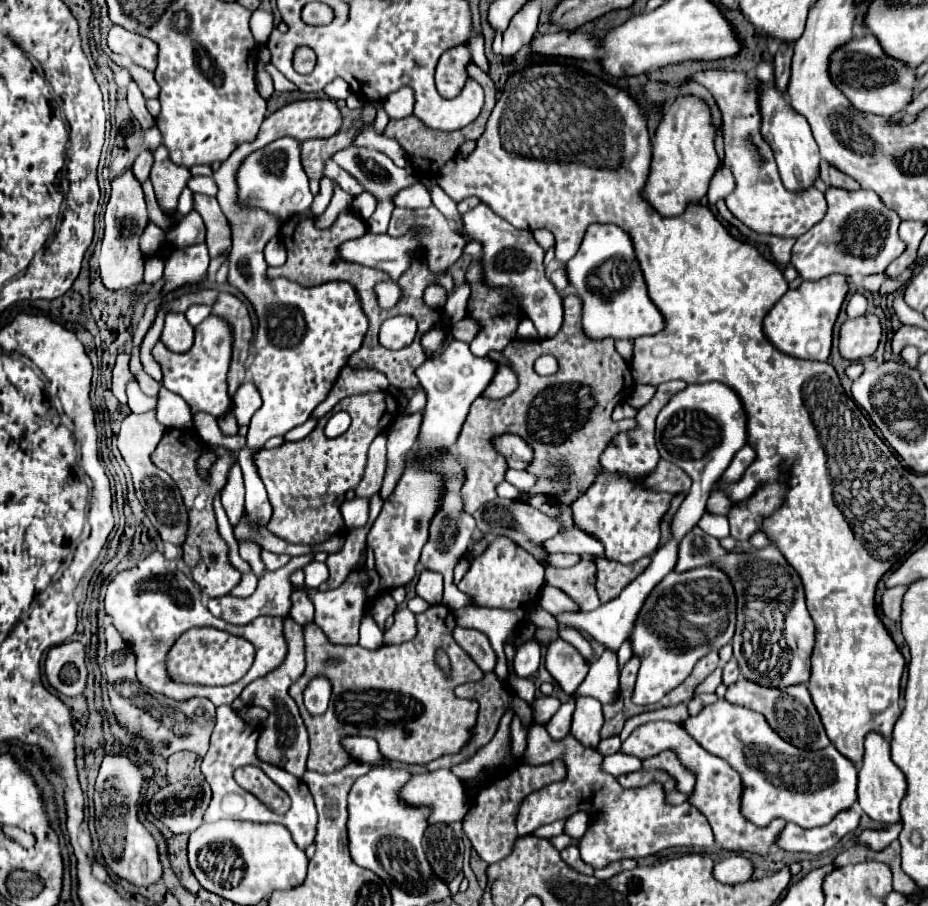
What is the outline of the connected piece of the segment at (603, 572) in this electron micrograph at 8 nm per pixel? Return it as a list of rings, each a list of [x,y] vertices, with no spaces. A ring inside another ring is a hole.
[[[600,557],[596,561],[598,573],[596,573],[596,591],[602,603],[608,603],[610,599],[616,599],[622,589],[632,583],[646,567],[650,565],[650,557],[642,557],[632,565],[622,565],[618,561]]]

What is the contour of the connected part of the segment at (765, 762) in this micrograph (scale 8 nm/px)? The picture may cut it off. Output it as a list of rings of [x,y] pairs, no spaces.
[[[726,699],[716,701],[714,705],[704,707],[696,717],[688,717],[688,721],[684,723],[684,729],[690,733],[690,737],[702,745],[706,751],[710,751],[712,755],[724,757],[740,775],[742,775],[742,785],[744,785],[744,793],[742,793],[742,813],[748,821],[752,821],[754,825],[768,825],[772,819],[786,819],[792,821],[800,827],[820,827],[830,823],[840,811],[850,809],[856,803],[856,769],[854,763],[846,757],[842,757],[836,747],[826,747],[820,751],[802,751],[796,749],[794,745],[782,741],[766,723],[766,719],[756,713],[750,711],[746,707],[738,707],[734,703],[728,703]]]

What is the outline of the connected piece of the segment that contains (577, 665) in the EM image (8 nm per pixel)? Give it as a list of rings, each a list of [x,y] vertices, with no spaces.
[[[554,639],[554,641],[540,641],[542,649],[546,649],[544,655],[544,665],[550,671],[550,675],[560,683],[560,687],[572,695],[584,681],[588,673],[588,663],[582,659],[582,655],[564,639]]]

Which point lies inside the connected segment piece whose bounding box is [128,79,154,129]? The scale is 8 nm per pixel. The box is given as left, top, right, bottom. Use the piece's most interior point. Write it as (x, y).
(136, 100)

